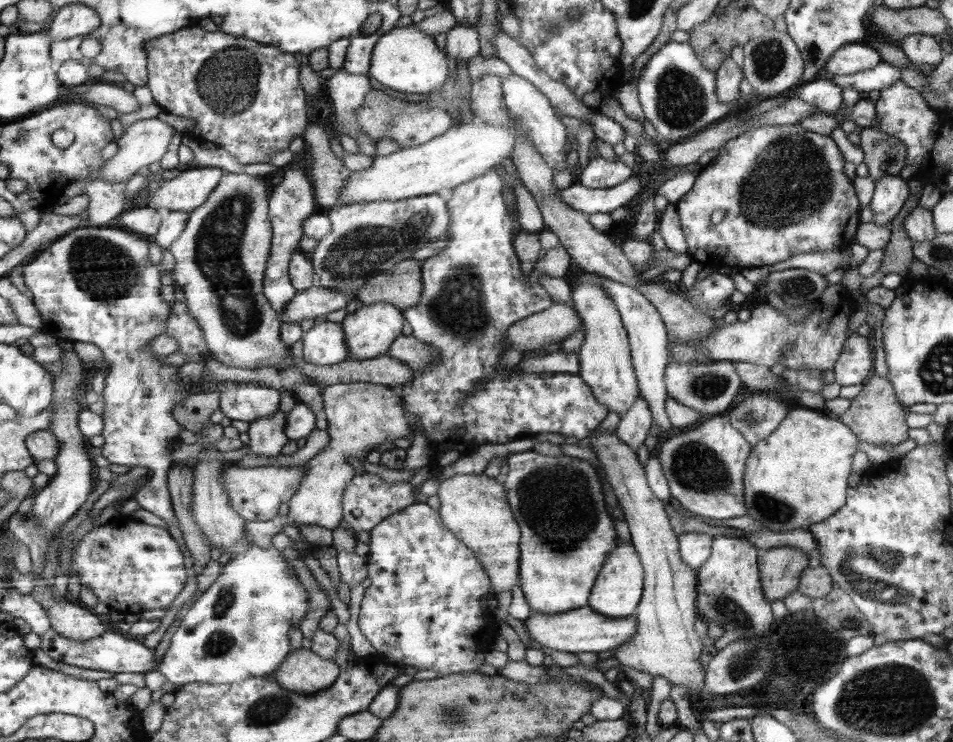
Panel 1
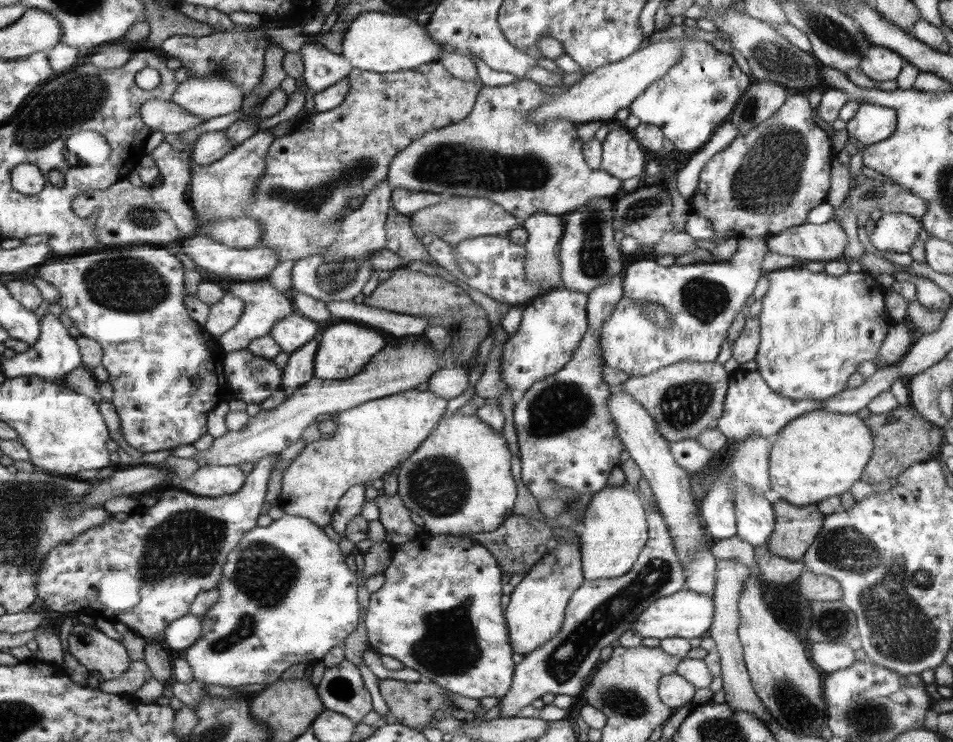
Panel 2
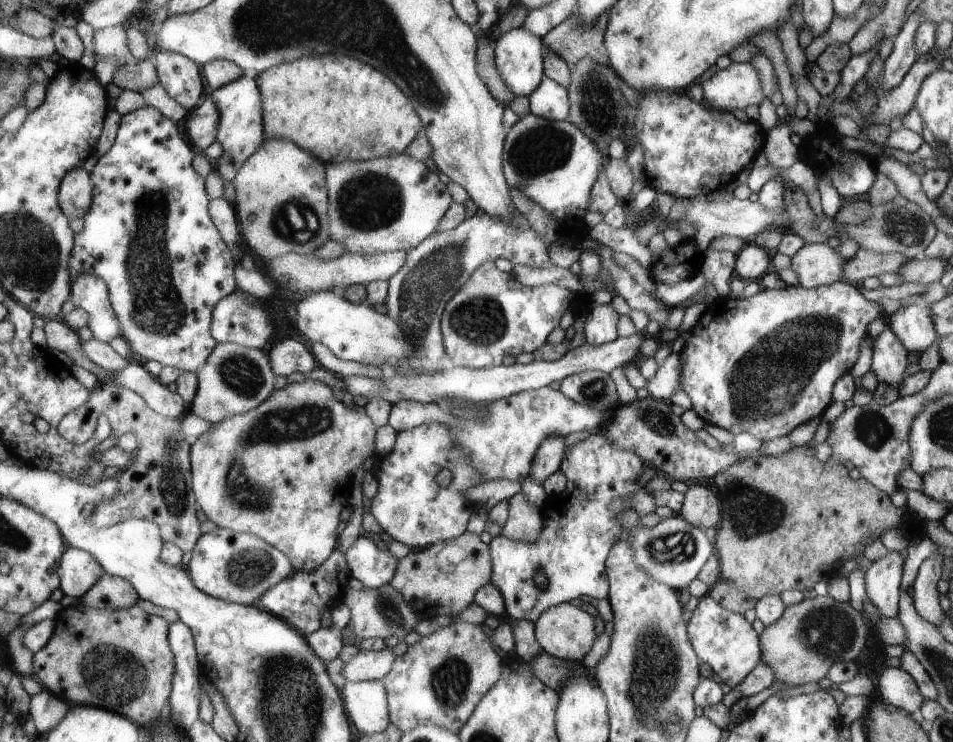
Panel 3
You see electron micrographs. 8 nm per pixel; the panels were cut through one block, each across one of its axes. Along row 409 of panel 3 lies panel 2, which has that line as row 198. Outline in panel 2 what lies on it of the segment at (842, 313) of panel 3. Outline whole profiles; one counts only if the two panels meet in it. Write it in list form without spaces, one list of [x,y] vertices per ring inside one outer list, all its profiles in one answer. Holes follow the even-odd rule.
[[[790,92],[787,98],[788,100],[786,100],[785,104],[771,119],[760,123],[758,127],[747,134],[738,136],[735,140],[732,140],[732,143],[725,150],[718,152],[702,168],[696,191],[692,196],[690,213],[696,214],[696,216],[706,216],[706,218],[712,222],[712,228],[714,228],[714,232],[716,232],[715,238],[722,236],[724,232],[735,232],[734,237],[736,238],[743,237],[766,241],[772,237],[776,237],[780,232],[786,230],[786,228],[808,223],[808,213],[810,210],[816,208],[816,206],[820,206],[822,202],[826,202],[826,196],[830,193],[830,164],[832,164],[832,158],[834,158],[832,146],[830,146],[831,138],[828,138],[828,134],[813,120],[808,96],[805,96],[802,92]]]

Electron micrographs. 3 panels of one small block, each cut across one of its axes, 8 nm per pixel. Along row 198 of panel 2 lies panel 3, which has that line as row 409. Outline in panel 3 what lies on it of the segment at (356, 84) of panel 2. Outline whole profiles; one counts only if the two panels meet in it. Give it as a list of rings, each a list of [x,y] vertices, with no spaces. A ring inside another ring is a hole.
[[[310,379],[290,383],[283,389],[274,390],[270,397],[247,413],[237,414],[227,420],[214,423],[196,442],[191,444],[191,487],[199,500],[202,512],[208,520],[212,520],[220,529],[233,530],[240,533],[256,535],[264,539],[273,547],[283,551],[293,564],[295,572],[312,572],[322,566],[323,562],[334,553],[338,526],[340,526],[340,512],[349,504],[352,490],[352,472],[362,466],[362,462],[374,454],[374,438],[376,438],[376,426],[364,412],[348,410],[342,402],[338,402],[332,394],[332,390],[320,381]]]

